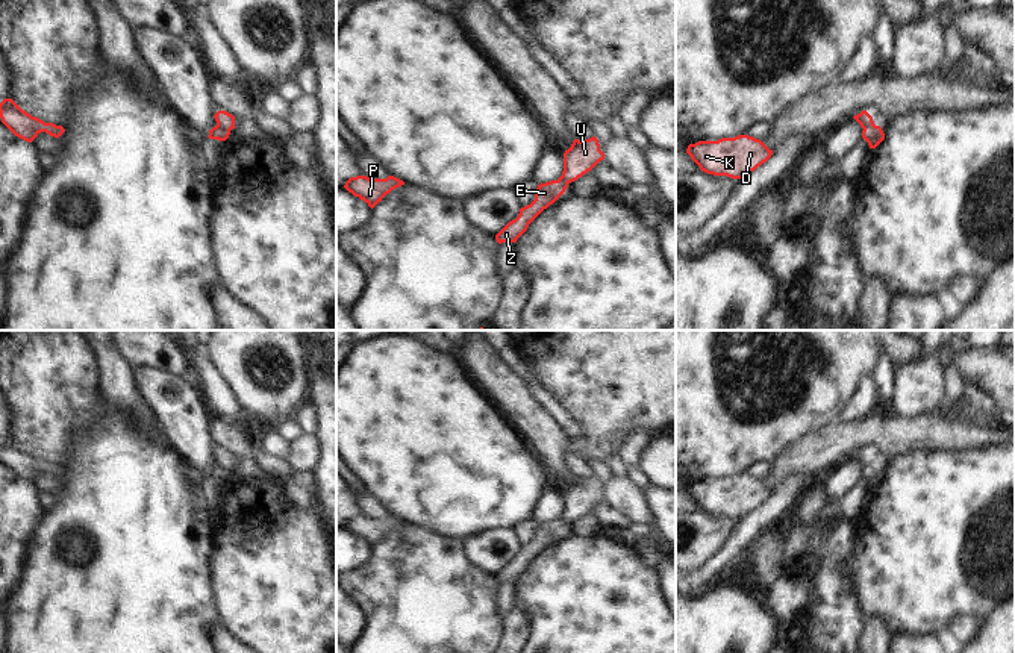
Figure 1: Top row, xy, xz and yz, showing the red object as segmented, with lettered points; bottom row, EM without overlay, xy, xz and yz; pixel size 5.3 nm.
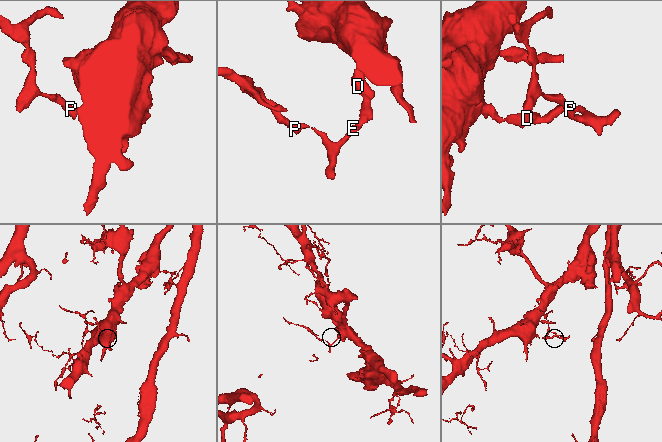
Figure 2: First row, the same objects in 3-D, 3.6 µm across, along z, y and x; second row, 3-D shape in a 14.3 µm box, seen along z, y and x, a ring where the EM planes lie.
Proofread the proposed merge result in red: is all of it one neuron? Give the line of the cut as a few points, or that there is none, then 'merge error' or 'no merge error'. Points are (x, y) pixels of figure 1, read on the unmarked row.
xy (217, 464), (229, 471) | merge error

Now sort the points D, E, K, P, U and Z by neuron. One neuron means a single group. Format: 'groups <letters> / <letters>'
groups D K U / E P Z

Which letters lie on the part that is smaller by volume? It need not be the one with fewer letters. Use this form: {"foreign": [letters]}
{"foreign": ["E", "P", "Z"]}

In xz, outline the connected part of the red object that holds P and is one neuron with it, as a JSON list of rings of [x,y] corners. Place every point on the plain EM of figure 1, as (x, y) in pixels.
[[[367,515],[350,517],[344,527],[354,536],[364,539],[371,548],[392,529],[404,524],[403,520],[388,515],[386,518],[370,518]]]

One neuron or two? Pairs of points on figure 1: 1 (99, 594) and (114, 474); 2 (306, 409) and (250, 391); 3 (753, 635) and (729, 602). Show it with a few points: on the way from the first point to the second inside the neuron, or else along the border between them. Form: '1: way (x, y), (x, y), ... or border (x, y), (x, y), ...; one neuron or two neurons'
1: way (114, 564), (114, 505); one neuron
2: border (306, 400), (293, 415); two neurons
3: way (746, 628), (730, 609); one neuron

